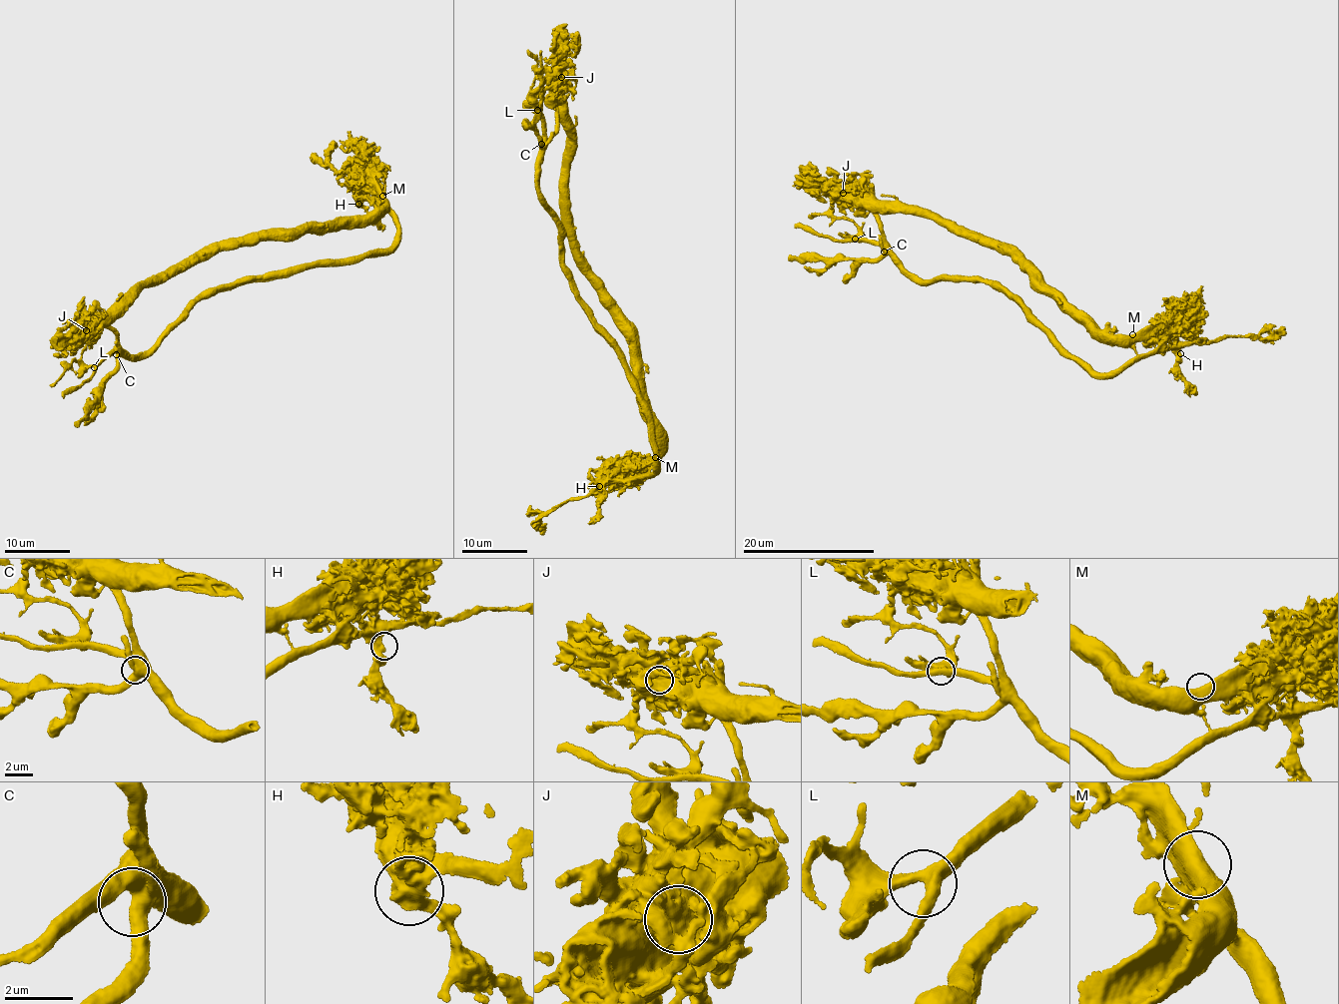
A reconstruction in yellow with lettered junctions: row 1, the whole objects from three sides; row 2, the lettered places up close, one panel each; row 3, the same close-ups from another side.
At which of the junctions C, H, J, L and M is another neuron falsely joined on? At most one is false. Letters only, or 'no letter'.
J

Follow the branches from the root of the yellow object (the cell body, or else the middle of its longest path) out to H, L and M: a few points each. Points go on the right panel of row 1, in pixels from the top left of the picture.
H: (1031, 314), (1068, 352), (1090, 366), (1095, 372), (1109, 376), (1128, 362), (1169, 346), (1180, 353)
L: (1031, 314), (1010, 294), (993, 284), (950, 274), (926, 280), (901, 272), (882, 246), (855, 239)
M: (1031, 314), (1068, 352), (1090, 366), (1095, 372), (1109, 376), (1135, 357), (1132, 334)

